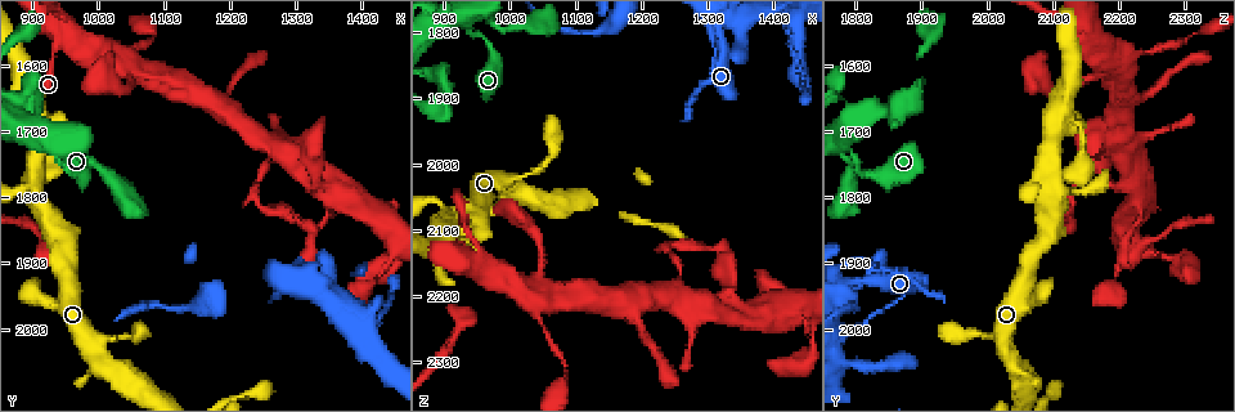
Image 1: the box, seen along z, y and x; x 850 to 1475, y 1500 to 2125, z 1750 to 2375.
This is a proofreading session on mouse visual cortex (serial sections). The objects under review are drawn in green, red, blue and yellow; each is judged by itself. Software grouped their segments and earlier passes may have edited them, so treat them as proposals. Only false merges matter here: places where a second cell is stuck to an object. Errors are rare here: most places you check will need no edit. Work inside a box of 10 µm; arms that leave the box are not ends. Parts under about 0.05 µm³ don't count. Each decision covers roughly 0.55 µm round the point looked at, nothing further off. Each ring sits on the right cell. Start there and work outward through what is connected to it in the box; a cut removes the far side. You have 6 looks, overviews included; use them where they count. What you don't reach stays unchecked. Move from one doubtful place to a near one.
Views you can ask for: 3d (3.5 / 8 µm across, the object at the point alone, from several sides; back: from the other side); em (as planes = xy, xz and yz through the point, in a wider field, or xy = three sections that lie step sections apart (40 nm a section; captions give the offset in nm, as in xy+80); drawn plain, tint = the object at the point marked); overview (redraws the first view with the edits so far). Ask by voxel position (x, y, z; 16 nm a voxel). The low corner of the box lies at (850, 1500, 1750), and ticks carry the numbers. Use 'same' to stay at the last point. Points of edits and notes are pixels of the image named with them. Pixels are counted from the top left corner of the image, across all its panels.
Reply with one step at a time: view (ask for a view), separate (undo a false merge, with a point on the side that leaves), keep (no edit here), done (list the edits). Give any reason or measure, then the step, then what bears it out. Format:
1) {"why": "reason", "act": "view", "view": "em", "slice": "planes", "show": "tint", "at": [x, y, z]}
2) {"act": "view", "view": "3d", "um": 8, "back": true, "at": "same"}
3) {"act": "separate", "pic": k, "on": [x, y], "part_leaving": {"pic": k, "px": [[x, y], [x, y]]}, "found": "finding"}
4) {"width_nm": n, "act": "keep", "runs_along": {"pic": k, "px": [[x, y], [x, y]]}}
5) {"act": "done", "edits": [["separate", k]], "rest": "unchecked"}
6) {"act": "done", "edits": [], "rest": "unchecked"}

{"why": "thin arm on a thick one", "act": "view", "view": "3d", "um": 3.5, "at": [950, 1555, 2150]}

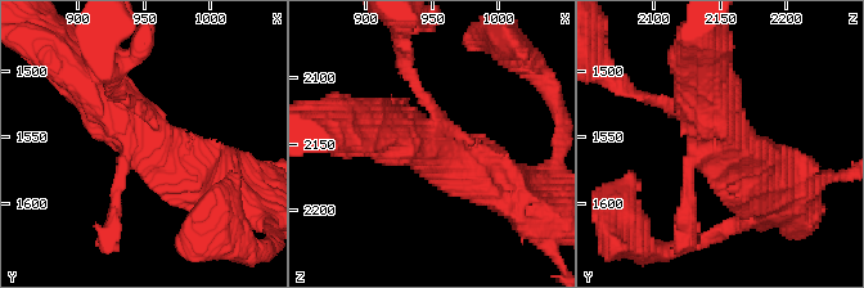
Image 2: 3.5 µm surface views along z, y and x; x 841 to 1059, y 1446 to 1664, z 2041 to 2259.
{"act": "view", "view": "em", "slice": "xy", "step": 1, "show": "tint", "at": [948, 1556, 2146]}

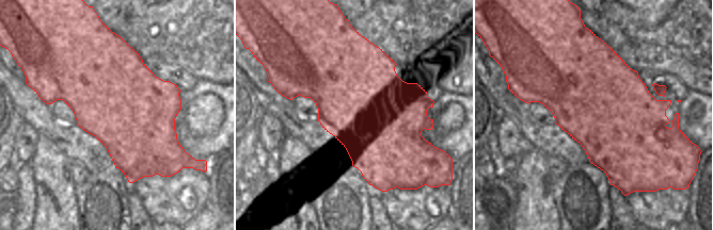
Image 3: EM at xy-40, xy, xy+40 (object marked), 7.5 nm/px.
{"act": "keep", "runs_along": {"pic": 2, "px": [[405, 109], [451, 158], [495, 181]]}, "found": "all the same cell"}

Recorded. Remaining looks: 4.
{"act": "view", "view": "3d", "um": 3.5, "at": [905, 1790, 2100]}

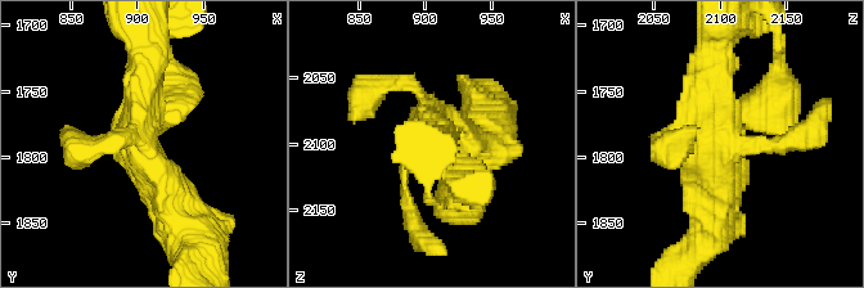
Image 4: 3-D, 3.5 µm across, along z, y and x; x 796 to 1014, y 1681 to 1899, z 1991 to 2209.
{"act": "view", "view": "em", "slice": "xy", "step": 2, "show": "tint", "at": [898, 1792, 2100]}

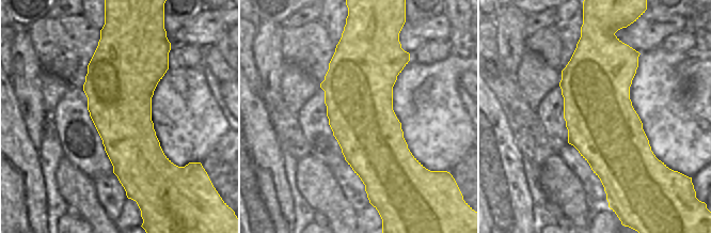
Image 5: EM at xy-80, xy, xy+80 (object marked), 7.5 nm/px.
{"width_nm": 500, "act": "keep", "runs_along": {"pic": 4, "px": [[180, 217], [136, 147], [144, 64]]}, "found": "continuous, no second cell"}

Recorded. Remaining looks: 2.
{"why": "three-way junction", "act": "view", "view": "3d", "um": 3.5, "back": true, "at": [1190, 1650, 2225]}

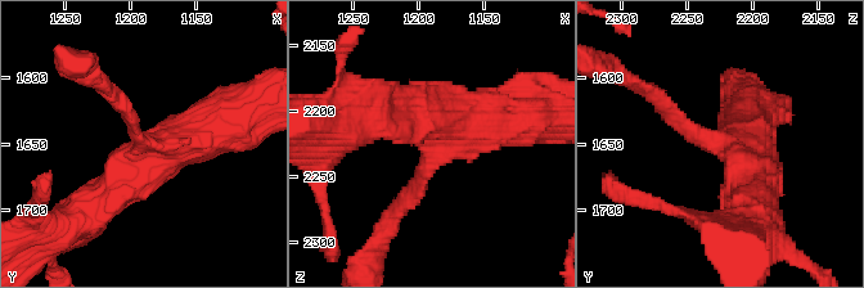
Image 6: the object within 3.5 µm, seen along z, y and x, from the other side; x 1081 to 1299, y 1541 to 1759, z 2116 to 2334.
{"why": "shape alone is not enough", "act": "view", "view": "em", "slice": "planes", "show": "tint", "at": [1188, 1648, 2224]}

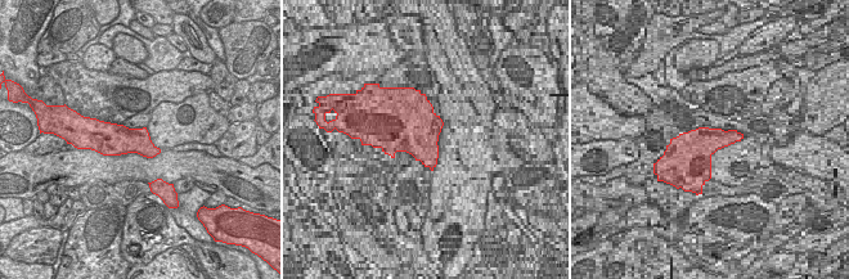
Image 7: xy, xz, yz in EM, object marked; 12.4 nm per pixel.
{"act": "keep", "runs_along": {"pic": 6, "px": [[238, 113], [162, 149], [88, 208]]}, "found": "continuous, no second cell"}

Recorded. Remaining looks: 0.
{"act": "done", "edits": [], "rest": "unchecked"}

